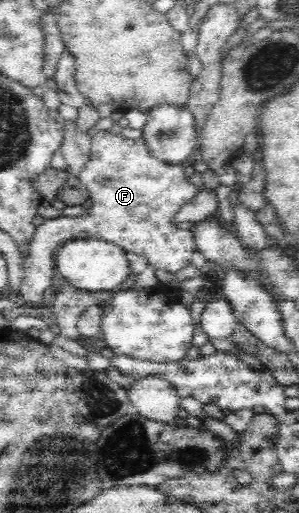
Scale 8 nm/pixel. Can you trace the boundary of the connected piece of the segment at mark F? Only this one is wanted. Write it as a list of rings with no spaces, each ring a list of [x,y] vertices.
[[[106,130],[91,138],[91,155],[77,176],[88,190],[92,206],[75,218],[46,219],[37,227],[30,253],[23,266],[19,302],[30,307],[44,305],[43,293],[52,285],[55,255],[64,244],[87,236],[116,244],[124,251],[142,256],[154,269],[180,272],[191,264],[196,242],[191,230],[178,229],[172,222],[175,214],[196,196],[198,186],[184,177],[183,164],[172,166],[153,157],[143,139],[129,139]]]

